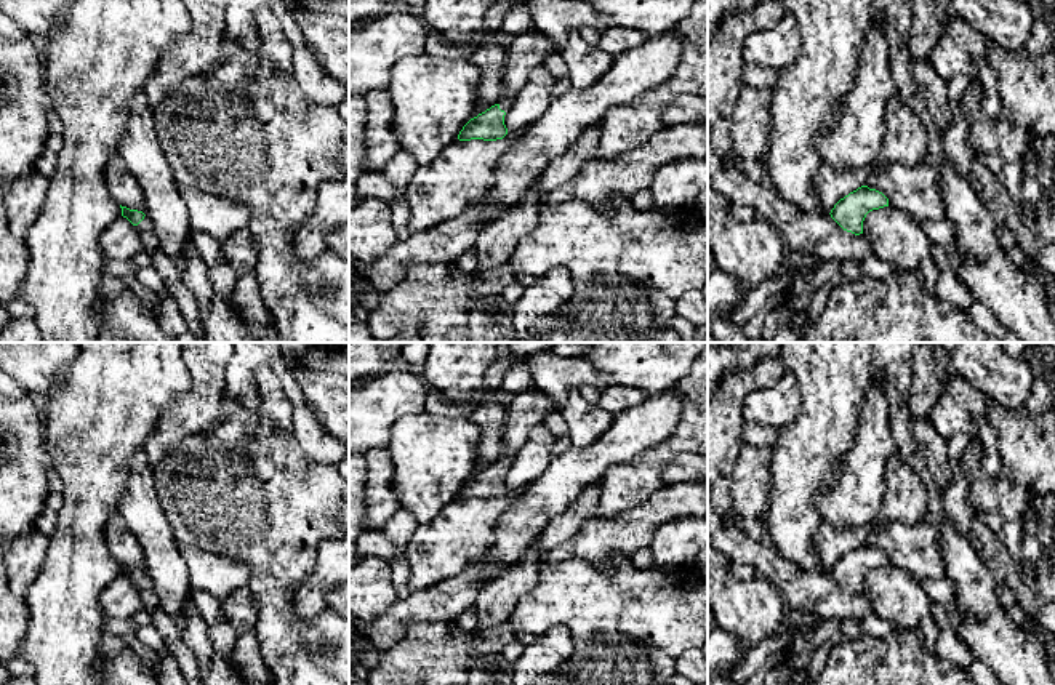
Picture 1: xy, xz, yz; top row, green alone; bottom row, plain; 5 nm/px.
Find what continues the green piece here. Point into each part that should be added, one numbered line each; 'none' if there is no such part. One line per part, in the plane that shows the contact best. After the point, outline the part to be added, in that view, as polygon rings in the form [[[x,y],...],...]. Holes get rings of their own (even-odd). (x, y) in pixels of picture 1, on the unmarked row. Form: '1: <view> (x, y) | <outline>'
1: xy (162, 620) | [[[144,575],[144,578],[136,584],[136,589],[142,599],[142,610],[150,615],[152,626],[160,632],[168,653],[178,661],[187,685],[202,685],[197,658],[184,643],[183,632],[174,618],[162,607],[154,591],[152,579]]]

